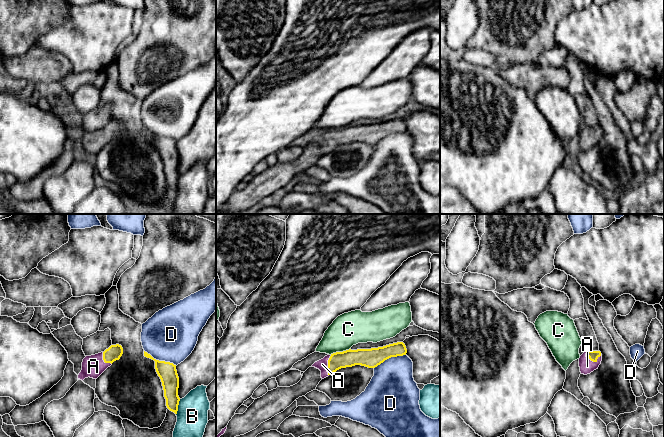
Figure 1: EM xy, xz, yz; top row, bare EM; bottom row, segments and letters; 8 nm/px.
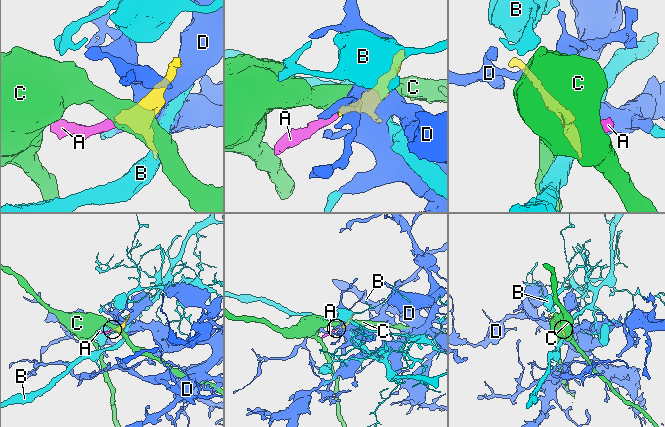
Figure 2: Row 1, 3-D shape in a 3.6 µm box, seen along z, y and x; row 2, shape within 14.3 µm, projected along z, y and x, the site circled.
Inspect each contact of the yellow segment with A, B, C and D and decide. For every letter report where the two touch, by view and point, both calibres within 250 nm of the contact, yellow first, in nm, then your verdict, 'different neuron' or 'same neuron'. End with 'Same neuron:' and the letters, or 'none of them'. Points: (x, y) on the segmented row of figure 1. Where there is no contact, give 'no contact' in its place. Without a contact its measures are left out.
A: yz (593, 361) | 80/120 nm | same neuron
B: xy (177, 407) | 140/260 nm | different neuron
C: xz (340, 352) | 150/260 nm | different neuron
D: xy (160, 361) | 150/420 nm | different neuron
Same neuron: A

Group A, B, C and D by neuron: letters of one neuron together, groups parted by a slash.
A / B / C / D

